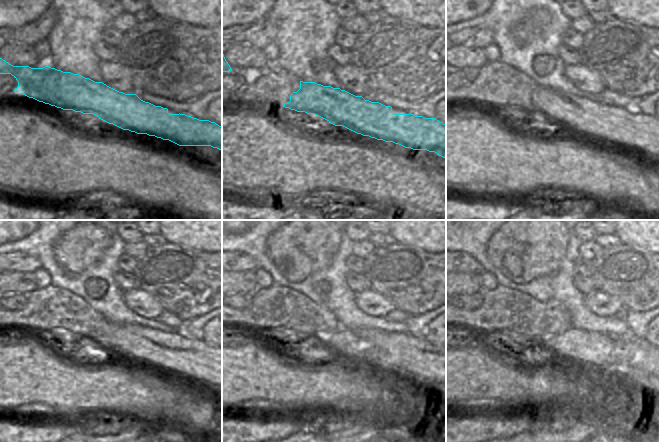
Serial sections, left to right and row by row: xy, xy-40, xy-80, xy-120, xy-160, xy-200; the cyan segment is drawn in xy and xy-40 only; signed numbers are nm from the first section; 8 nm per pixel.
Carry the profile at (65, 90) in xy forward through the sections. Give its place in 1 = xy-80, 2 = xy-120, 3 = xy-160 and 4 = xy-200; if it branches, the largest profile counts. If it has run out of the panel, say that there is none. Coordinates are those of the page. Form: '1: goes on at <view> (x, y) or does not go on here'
1: goes on at xy-80 (647, 134)
2: goes on at xy-120 (197, 360)
3: goes on at xy-160 (416, 358)
4: goes on at xy-200 (636, 352)

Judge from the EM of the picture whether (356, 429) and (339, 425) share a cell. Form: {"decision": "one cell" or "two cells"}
{"decision": "two cells"}

